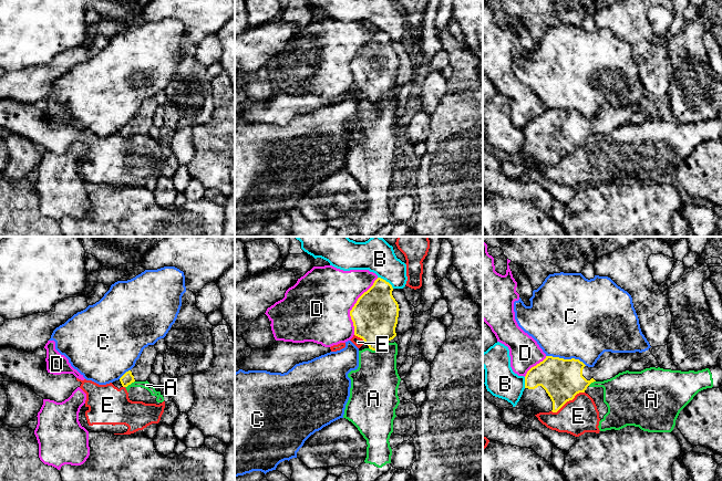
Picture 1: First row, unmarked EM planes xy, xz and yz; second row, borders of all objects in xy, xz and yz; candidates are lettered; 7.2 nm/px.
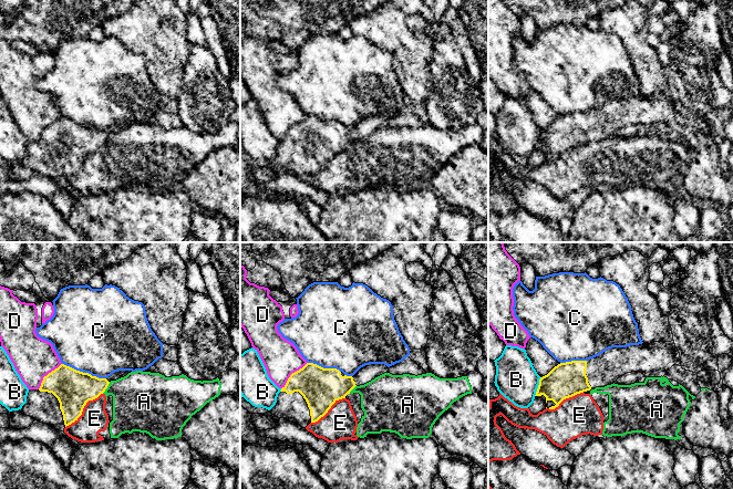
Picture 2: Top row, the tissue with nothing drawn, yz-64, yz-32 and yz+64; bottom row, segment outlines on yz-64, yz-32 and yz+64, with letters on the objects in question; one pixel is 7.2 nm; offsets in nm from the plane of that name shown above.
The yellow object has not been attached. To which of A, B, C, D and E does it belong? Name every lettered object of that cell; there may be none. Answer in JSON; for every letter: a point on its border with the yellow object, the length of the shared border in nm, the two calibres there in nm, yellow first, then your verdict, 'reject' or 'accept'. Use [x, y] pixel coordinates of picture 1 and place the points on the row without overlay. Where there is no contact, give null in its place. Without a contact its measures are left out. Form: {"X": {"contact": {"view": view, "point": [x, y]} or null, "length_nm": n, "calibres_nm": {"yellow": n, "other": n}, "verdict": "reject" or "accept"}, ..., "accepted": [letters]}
{"A": {"contact": {"view": "xz", "point": [377, 101]}, "length_nm": 120, "calibres_nm": {"yellow": 340, "other": 340}, "verdict": "reject"}, "B": {"contact": {"view": "xz", "point": [384, 32]}, "length_nm": 150, "calibres_nm": {"yellow": 320, "other": 200}, "verdict": "reject"}, "C": {"contact": {"view": "yz", "point": [566, 112]}, "length_nm": 300, "calibres_nm": {"yellow": 300, "other": 480}, "verdict": "reject"}, "D": {"contact": {"view": "xz", "point": [353, 59]}, "length_nm": 460, "calibres_nm": {"yellow": 340, "other": 460}, "verdict": "reject"}, "E": {"contact": {"view": "yz", "point": [567, 153]}, "length_nm": 280, "calibres_nm": {"yellow": 300, "other": 260}, "verdict": "reject"}, "accepted": []}

